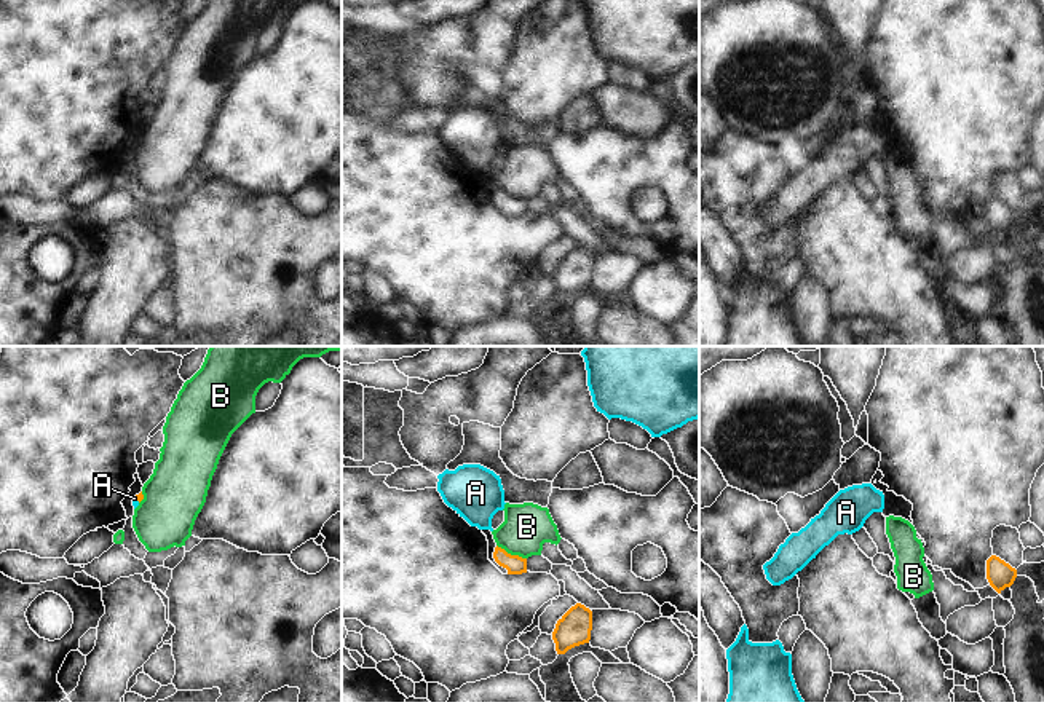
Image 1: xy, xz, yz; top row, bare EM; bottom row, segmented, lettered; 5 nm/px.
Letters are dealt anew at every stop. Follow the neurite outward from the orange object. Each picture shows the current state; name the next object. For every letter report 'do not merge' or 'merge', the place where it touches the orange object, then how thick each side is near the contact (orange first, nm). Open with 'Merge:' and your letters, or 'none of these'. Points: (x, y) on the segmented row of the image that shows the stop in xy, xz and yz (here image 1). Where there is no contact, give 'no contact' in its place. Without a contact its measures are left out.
Merge: none of these
A: do not merge | xy (138, 498) | 30/30 nm
B: do not merge | xz (510, 554) | 100/240 nm

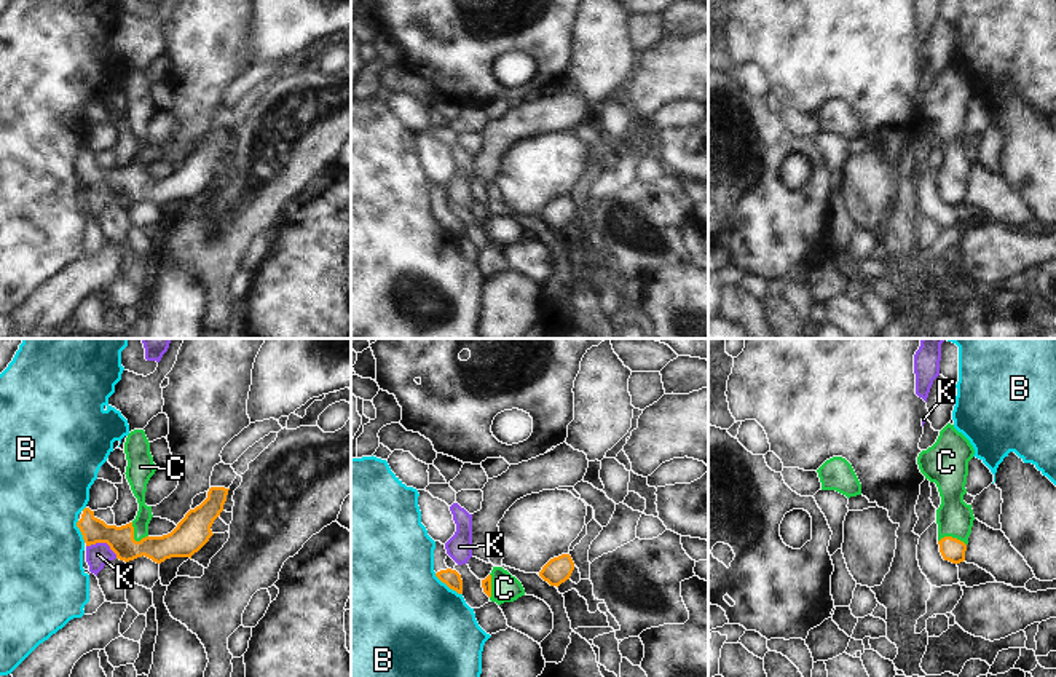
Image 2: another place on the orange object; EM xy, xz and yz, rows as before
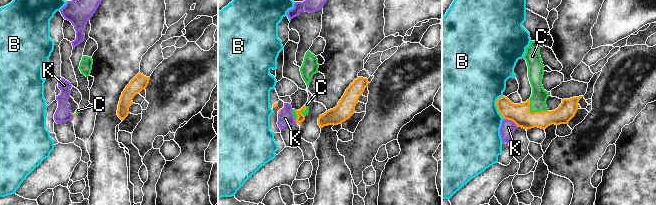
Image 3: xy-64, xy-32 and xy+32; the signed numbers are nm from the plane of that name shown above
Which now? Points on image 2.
Merge: C
B: do not merge | xz (449, 586) | 90/500 nm
C: merge | xy (133, 537) | 160/80 nm
K: do not merge | xy (104, 542) | 130/120 nm

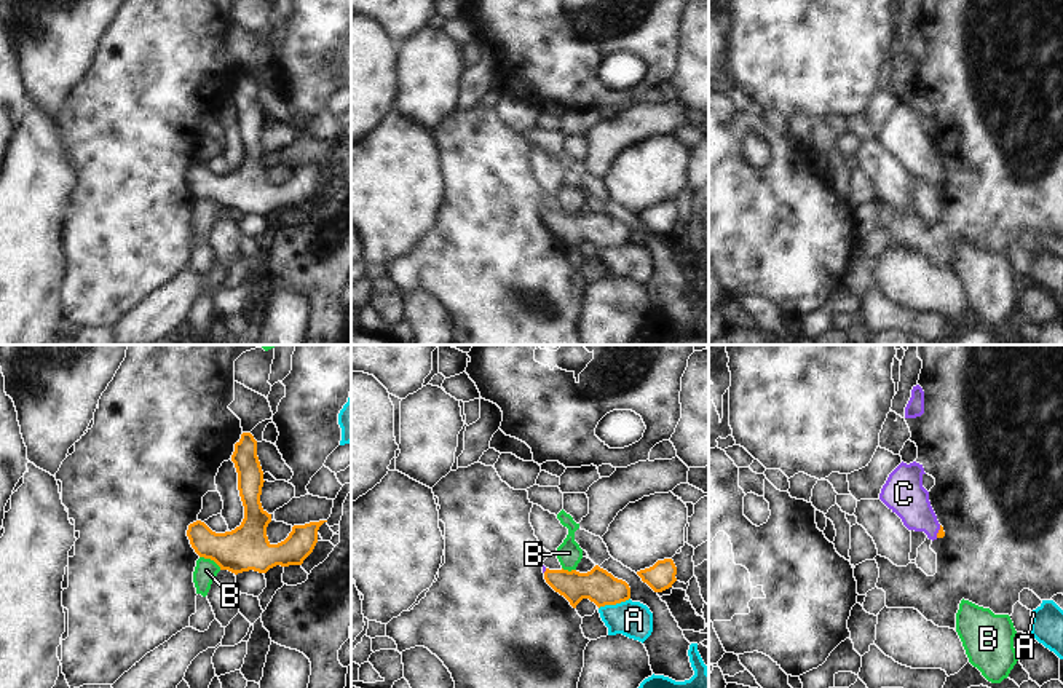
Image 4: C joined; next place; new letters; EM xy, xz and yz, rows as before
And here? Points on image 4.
Merge: C
A: do not merge | xz (613, 604) | 170/190 nm
B: do not merge | xy (211, 559) | 220/120 nm
C: merge | yz (939, 532) | 40/200 nm

